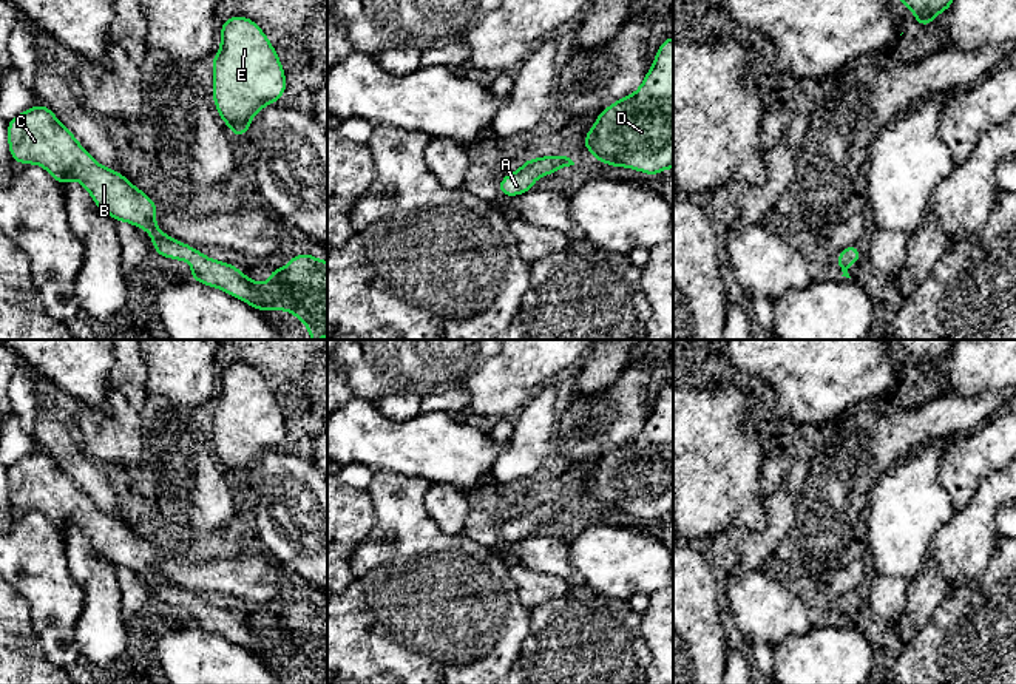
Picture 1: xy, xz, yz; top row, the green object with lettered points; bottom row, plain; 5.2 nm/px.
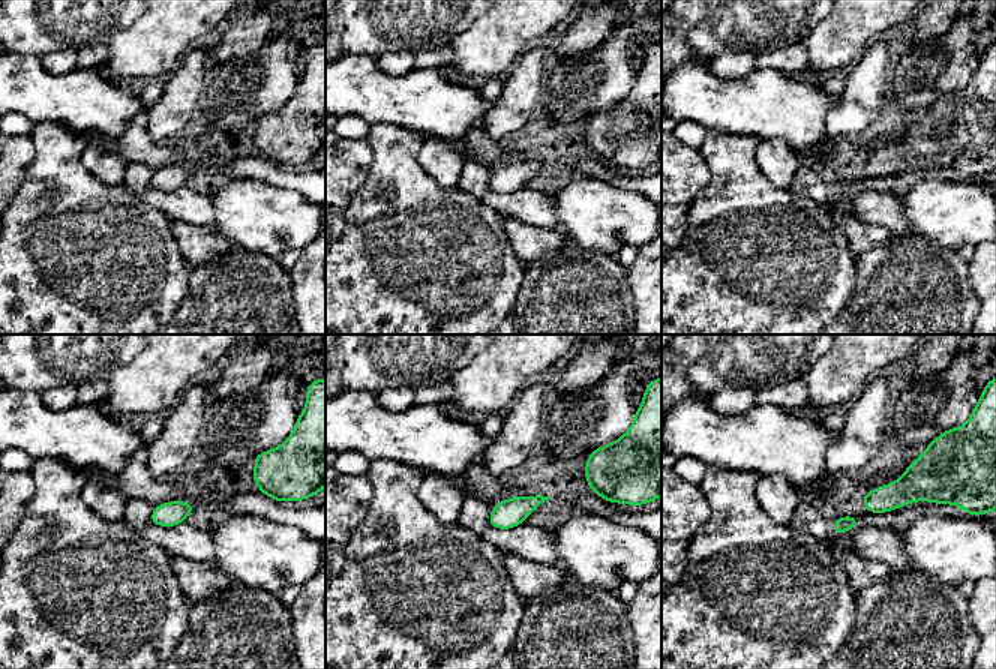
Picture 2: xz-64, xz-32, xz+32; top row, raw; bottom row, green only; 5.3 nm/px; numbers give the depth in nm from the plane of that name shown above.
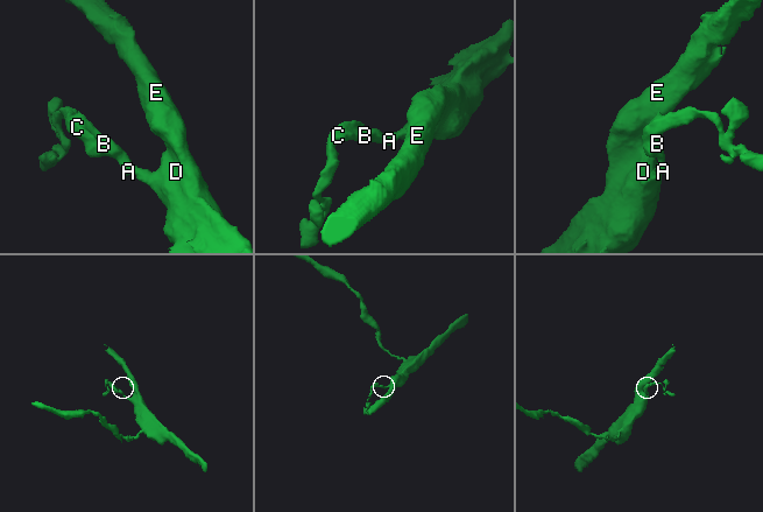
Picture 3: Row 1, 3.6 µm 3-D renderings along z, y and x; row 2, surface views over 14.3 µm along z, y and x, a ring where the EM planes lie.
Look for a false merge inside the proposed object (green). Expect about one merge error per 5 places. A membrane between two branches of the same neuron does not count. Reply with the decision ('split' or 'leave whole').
leave whole

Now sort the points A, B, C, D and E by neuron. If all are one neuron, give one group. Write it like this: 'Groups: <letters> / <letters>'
Groups: A B C D E

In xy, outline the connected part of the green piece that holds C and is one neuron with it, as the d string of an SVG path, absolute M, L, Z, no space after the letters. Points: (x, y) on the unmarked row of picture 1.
M37 449L11 465L8 468L8 489L12 506L43 513L62 533L71 525L79 527L99 556L108 559L114 567L125 567L144 574L153 584L153 596L161 602L188 607L191 625L208 633L218 633L258 658L287 656L307 672L310 684L327 684L327 607L317 605L310 599L296 601L283 615L269 616L270 625L261 630L247 624L238 613L210 605L191 591L170 584L156 571L154 564L159 557L156 550L128 528L122 519L102 513L48 452Z

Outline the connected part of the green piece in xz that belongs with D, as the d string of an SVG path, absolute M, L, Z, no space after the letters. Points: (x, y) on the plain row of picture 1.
M667 383L641 432L601 457L584 494L610 513L656 522L673 514L673 383Z

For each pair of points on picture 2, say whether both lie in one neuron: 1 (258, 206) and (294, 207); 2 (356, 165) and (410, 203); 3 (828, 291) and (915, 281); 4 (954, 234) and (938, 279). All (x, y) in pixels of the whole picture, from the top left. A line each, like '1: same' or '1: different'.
1: same
2: different
3: different
4: different

